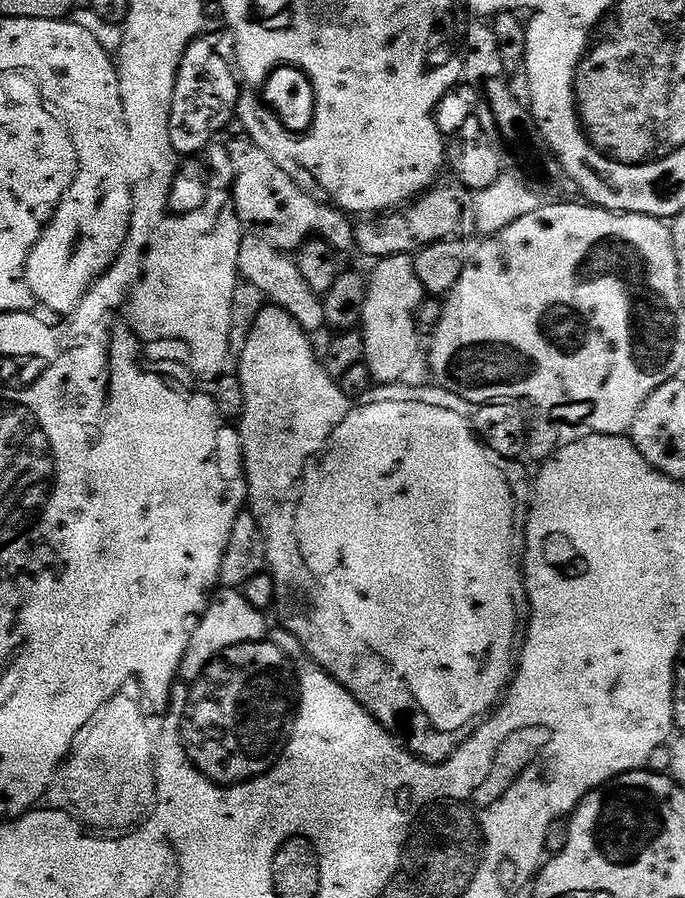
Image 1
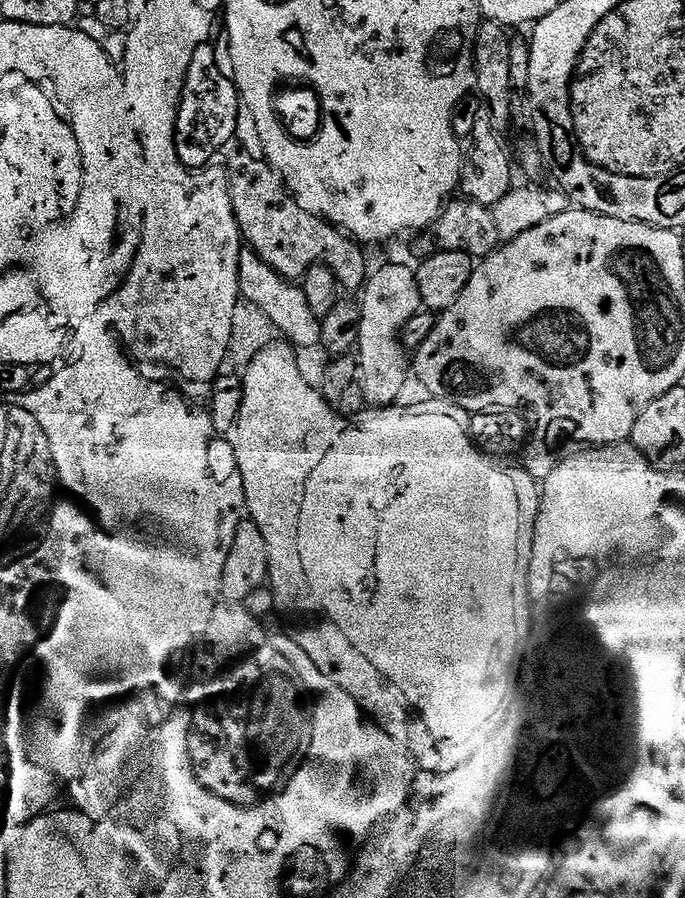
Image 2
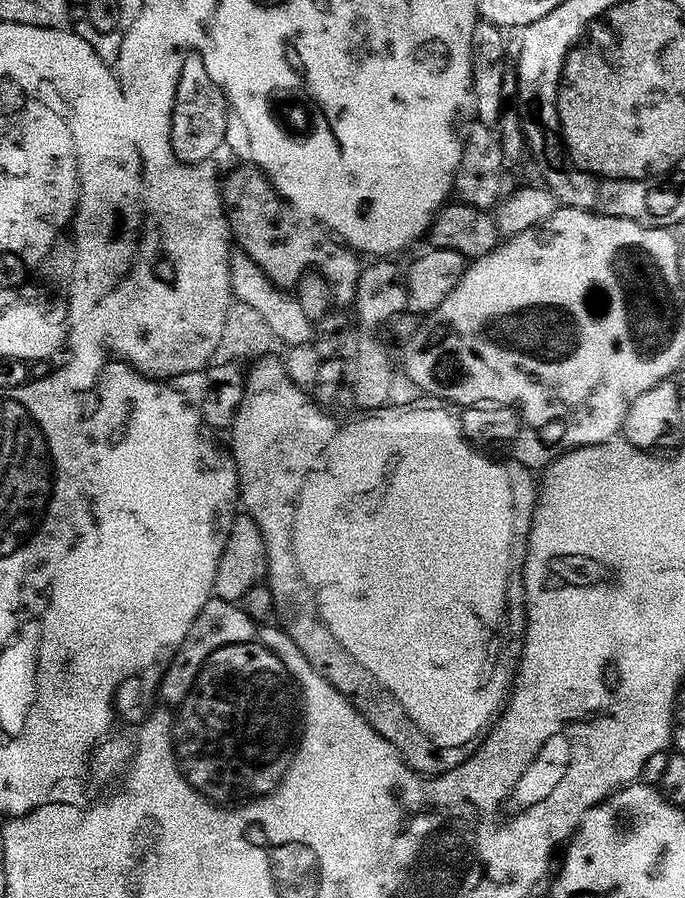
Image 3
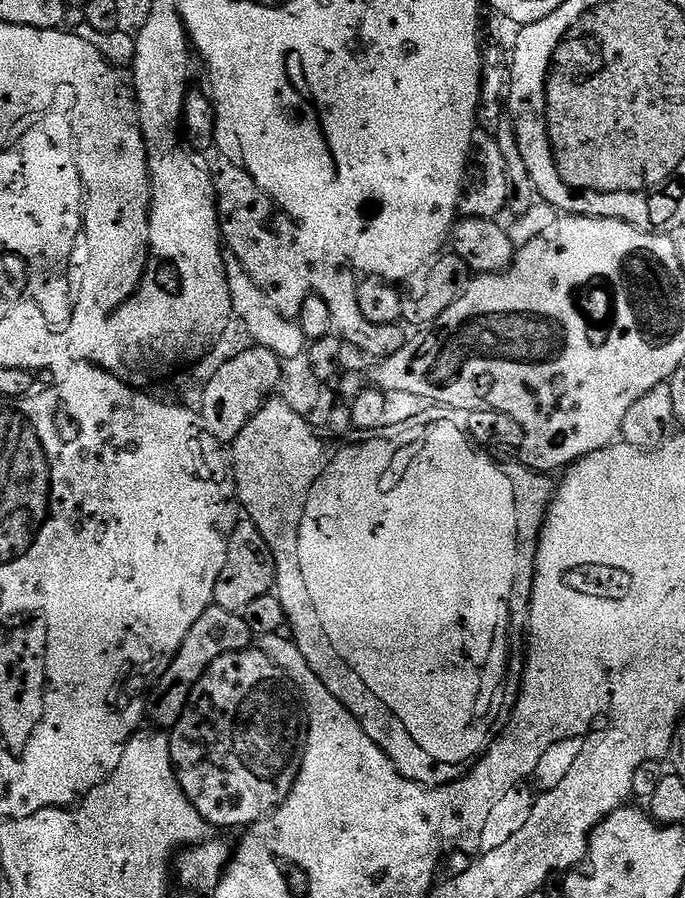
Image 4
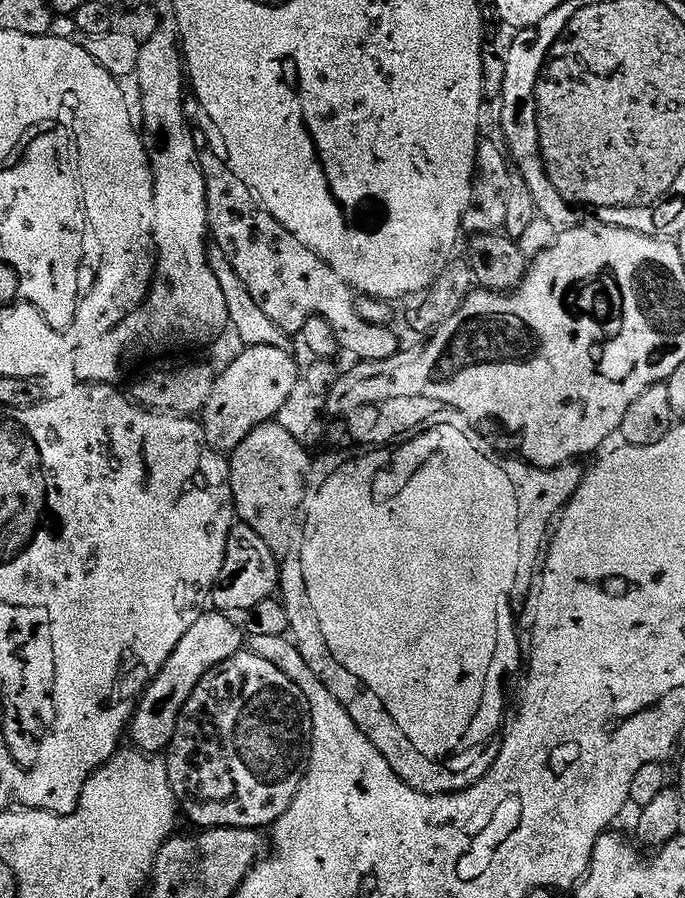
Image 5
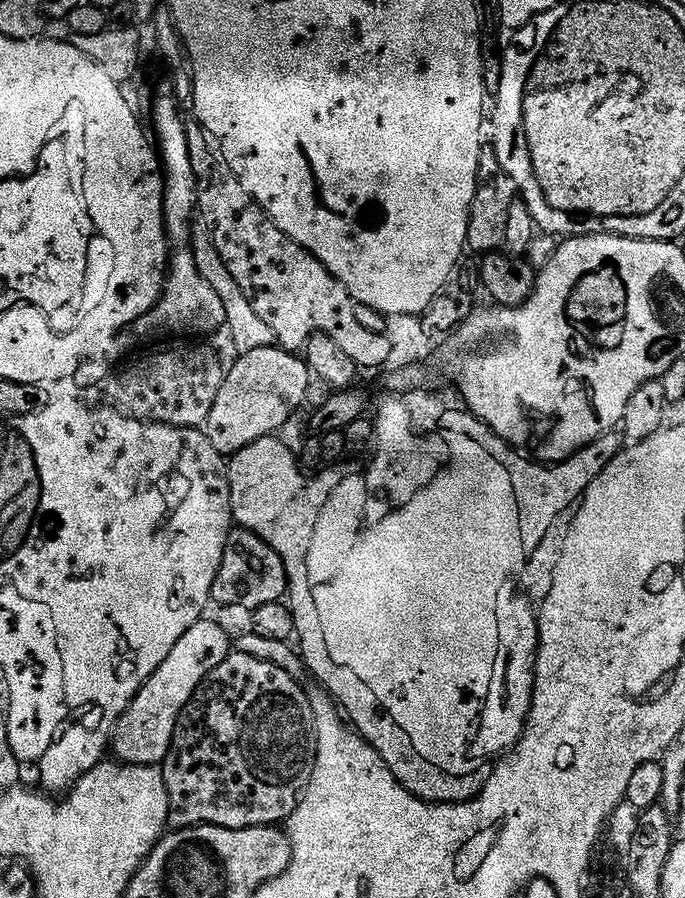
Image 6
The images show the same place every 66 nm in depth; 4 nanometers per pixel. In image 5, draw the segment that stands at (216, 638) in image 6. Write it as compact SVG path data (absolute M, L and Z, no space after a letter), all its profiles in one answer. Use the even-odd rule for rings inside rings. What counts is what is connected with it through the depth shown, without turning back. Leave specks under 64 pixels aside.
M194 622L190 630L186 631L163 670L148 685L137 703L128 732L129 734L131 732L133 745L138 750L146 754L158 754L165 751L172 743L178 718L198 682L214 666L243 649L244 644L228 644L228 640L236 640L228 636L232 636L232 632L224 632L224 628L216 628L216 624L208 624L208 628L200 628L200 624Z

